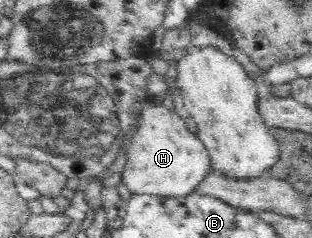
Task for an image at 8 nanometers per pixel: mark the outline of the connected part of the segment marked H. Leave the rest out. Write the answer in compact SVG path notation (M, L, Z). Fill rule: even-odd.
M156 106L143 111L142 123L138 133L131 139L128 149L128 159L123 173L121 173L122 185L133 195L148 195L159 199L182 199L192 195L201 187L201 183L210 177L211 164L208 151L196 134L190 133L187 129L187 122L184 121L181 112Z

